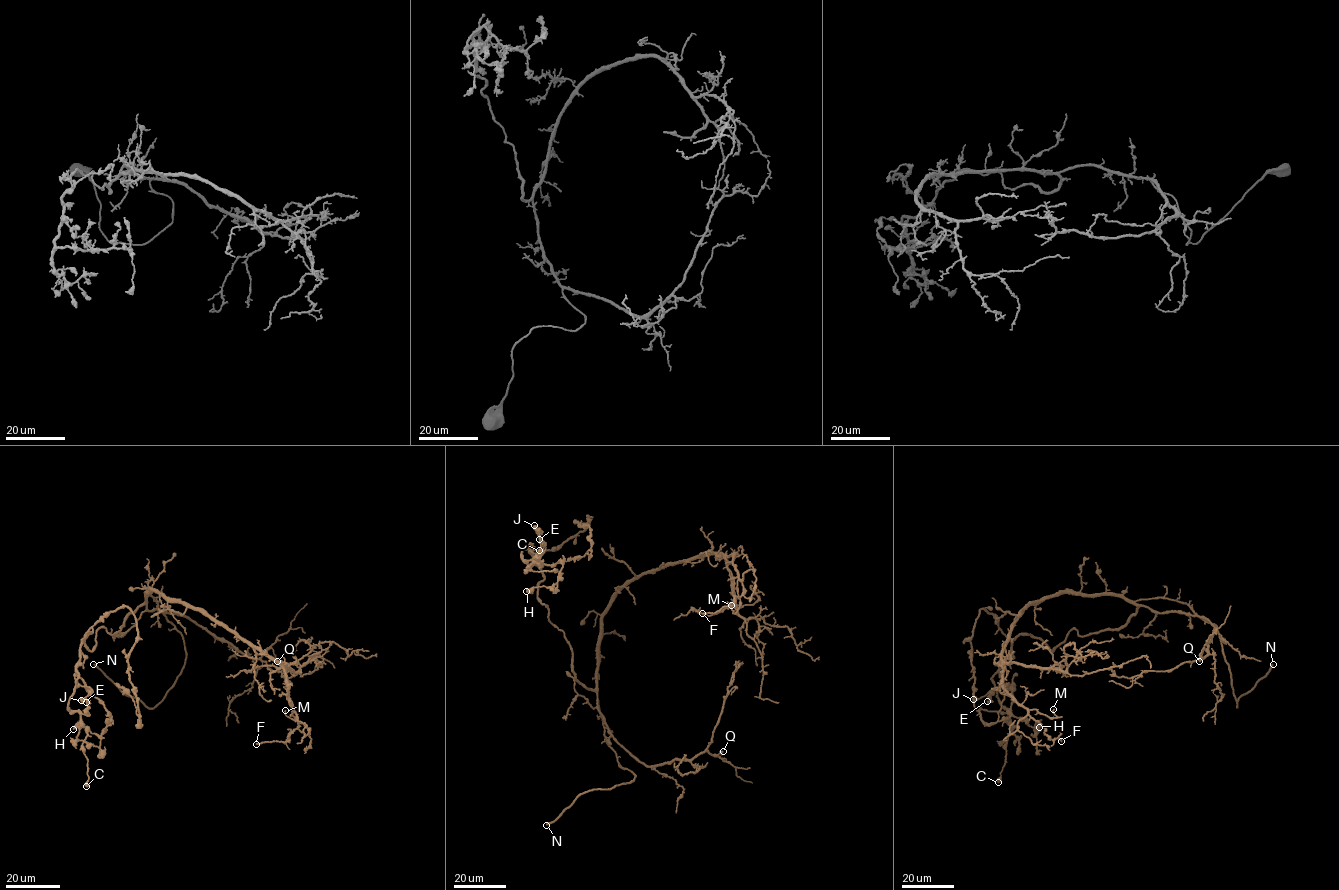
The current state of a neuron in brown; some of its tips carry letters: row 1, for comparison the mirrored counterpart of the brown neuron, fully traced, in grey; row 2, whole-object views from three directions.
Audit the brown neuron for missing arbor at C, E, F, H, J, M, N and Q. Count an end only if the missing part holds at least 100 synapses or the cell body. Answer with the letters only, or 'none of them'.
N

